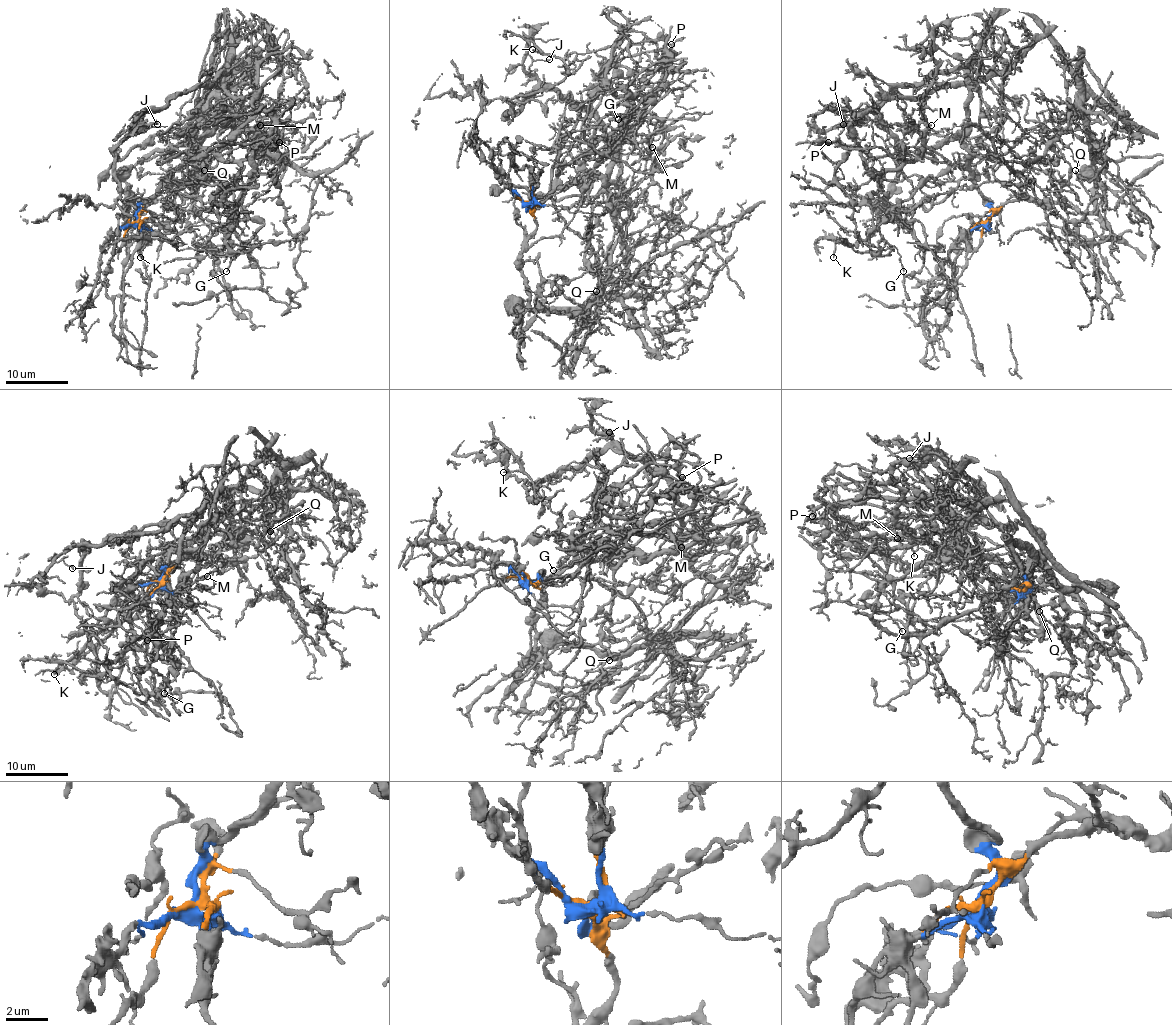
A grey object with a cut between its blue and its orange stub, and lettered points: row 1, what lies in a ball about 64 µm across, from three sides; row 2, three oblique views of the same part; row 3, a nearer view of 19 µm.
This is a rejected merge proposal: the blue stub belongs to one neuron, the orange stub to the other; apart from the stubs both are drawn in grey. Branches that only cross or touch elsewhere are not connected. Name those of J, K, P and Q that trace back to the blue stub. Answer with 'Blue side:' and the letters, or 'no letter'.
Blue side: J, K, P

